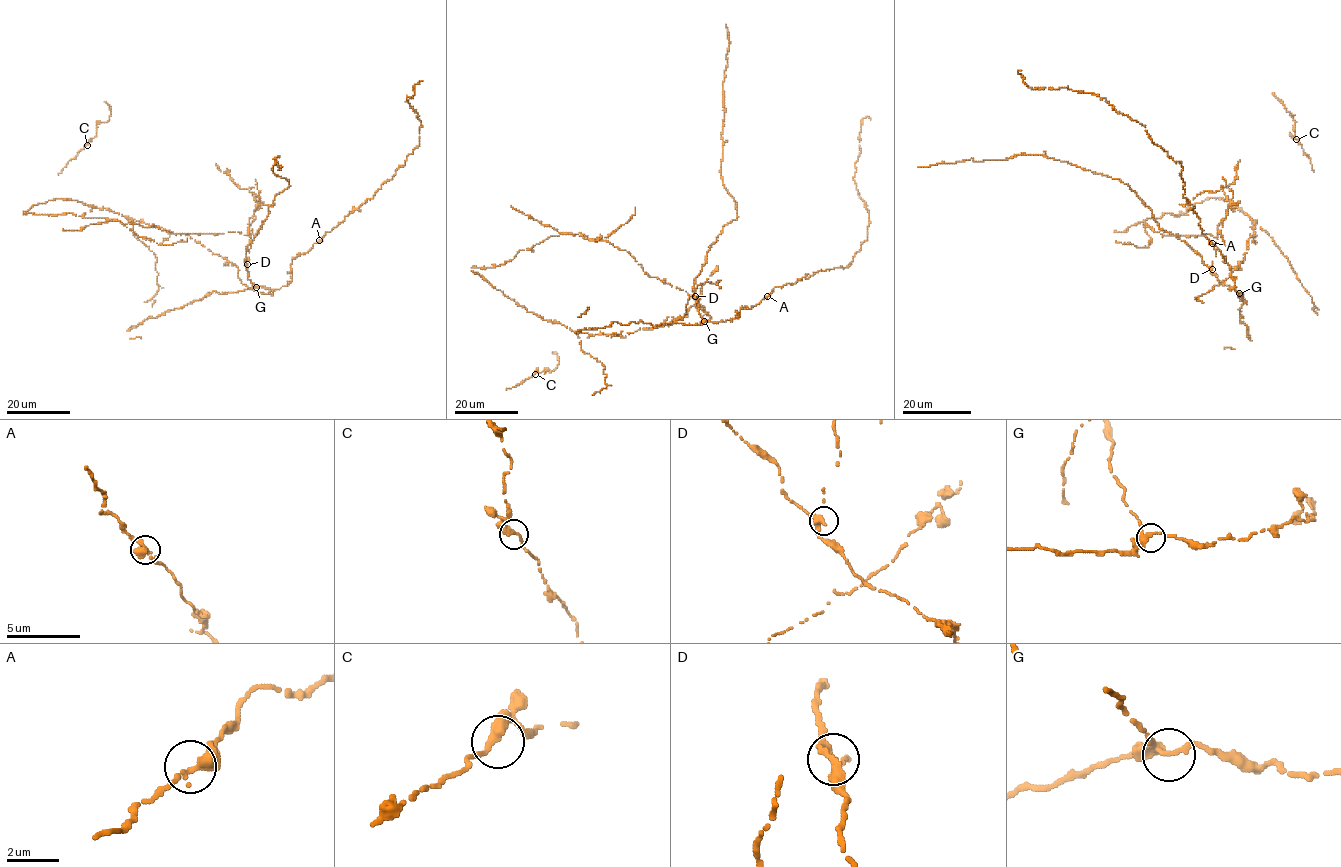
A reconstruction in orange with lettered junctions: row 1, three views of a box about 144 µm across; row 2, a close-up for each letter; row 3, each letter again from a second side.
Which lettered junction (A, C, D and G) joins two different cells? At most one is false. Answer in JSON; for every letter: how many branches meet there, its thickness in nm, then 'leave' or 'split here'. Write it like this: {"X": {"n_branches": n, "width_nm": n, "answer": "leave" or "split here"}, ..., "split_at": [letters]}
{"A": {"n_branches": 3, "width_nm": 240, "answer": "leave"}, "C": {"n_branches": 3, "width_nm": 280, "answer": "leave"}, "D": {"n_branches": 3, "width_nm": 260, "answer": "split here"}, "G": {"n_branches": 3, "width_nm": 280, "answer": "leave"}, "split_at": ["D"]}

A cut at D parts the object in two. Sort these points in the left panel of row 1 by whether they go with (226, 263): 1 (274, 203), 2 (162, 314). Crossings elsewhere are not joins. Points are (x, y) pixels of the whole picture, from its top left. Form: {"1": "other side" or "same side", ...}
{"1": "other side", "2": "other side"}

